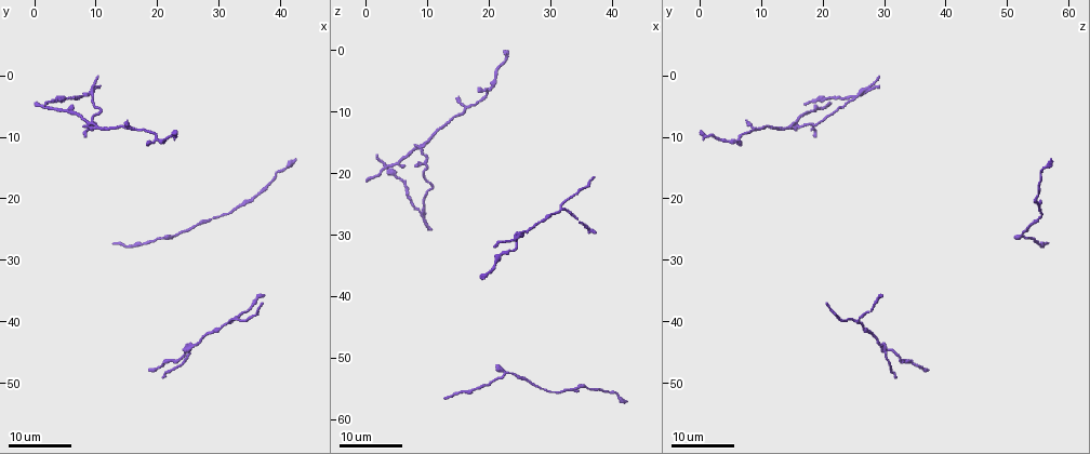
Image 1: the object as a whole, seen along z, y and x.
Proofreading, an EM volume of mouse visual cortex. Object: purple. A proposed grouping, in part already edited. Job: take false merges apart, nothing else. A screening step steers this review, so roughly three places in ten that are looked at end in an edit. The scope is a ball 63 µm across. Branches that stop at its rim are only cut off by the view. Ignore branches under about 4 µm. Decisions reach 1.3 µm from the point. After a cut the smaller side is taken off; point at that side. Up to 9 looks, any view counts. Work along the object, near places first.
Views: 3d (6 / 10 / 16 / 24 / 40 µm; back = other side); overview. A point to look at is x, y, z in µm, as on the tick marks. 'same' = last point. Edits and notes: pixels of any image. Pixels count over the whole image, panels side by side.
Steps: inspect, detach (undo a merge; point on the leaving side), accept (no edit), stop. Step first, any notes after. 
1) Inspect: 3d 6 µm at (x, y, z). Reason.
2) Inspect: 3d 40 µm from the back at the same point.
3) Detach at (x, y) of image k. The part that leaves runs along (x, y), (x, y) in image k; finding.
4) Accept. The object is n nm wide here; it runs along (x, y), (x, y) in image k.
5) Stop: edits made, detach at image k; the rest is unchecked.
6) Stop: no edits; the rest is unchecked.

Inspect: 3d 24 µm at (33.5, 21.0, 55.0). Two arms in line, one across.

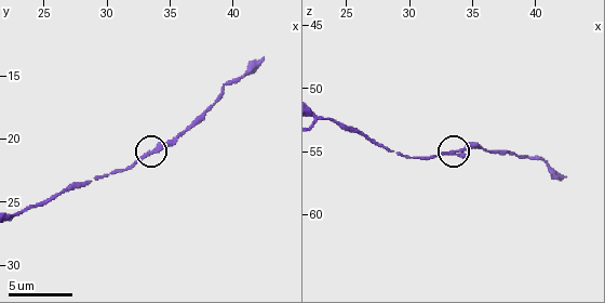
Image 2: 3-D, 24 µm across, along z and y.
Inspect: 3d 6 µm at (33.4, 21.2, 55.0). Closer look.

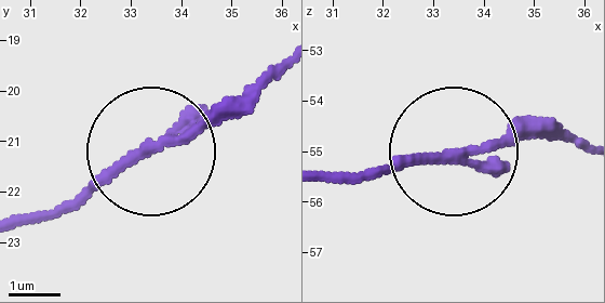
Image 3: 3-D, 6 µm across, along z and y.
Accept. The object is 180 nm wide here; one neuron here.

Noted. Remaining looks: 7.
Inspect: 3d 24 µm at (32.0, 40.0, 26.0). Arms part here.

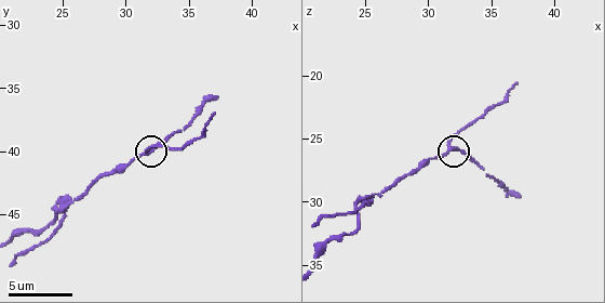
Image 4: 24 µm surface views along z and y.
Inspect: 3d 6 µm at (31.8, 40.2, 25.8).

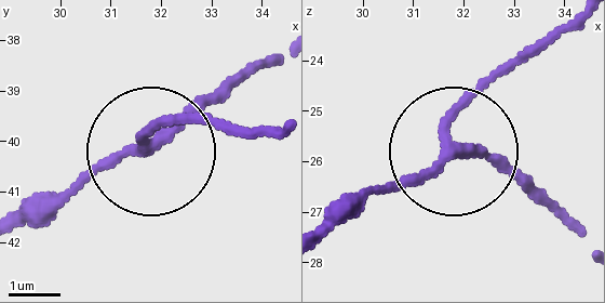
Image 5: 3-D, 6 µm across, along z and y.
Accept. The object is 180 nm wide here; continuous, no second neuron.

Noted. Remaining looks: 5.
Inspect: 3d 10 µm at (24.8, 44.6, 30.0). Three-way junction.

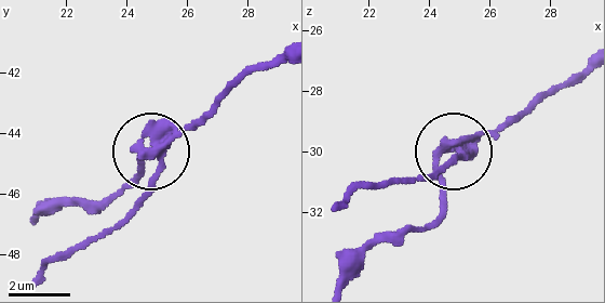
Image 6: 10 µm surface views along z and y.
Inspect: 3d 10 µm from the back at the same point.

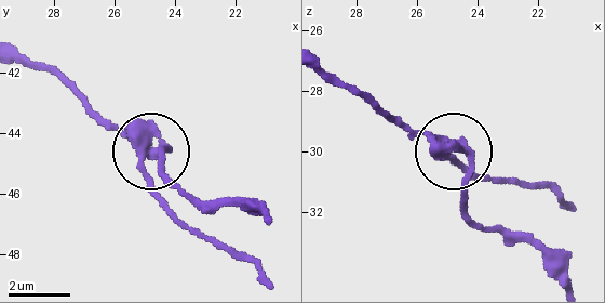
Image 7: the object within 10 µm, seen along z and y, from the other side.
Detach at (151, 179) of image 7. The side arm is 7 µm long; 3 arms meet here; a second neuron is stuck on.

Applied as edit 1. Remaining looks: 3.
Inspect: 3d 10 µm at (22.6, 26.2, 52.2). Small branch off a trunk.

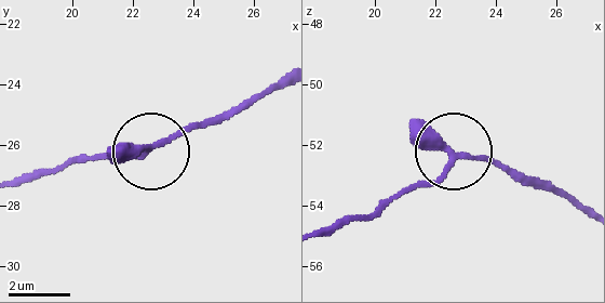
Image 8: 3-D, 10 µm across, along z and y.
Inspect: 3d 10 µm from the back at (22.7, 26.0, 52.4).

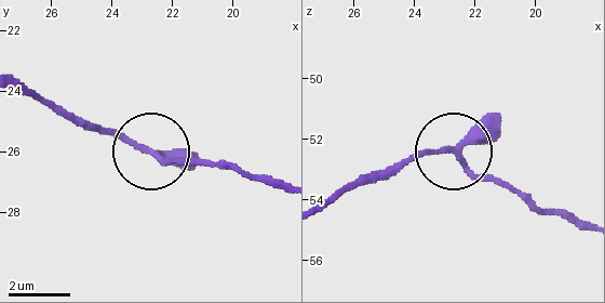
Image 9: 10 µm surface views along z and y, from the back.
Accept. All the same neuron.

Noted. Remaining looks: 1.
Stop: edits made, detach at image 7; the rest is unchecked.

